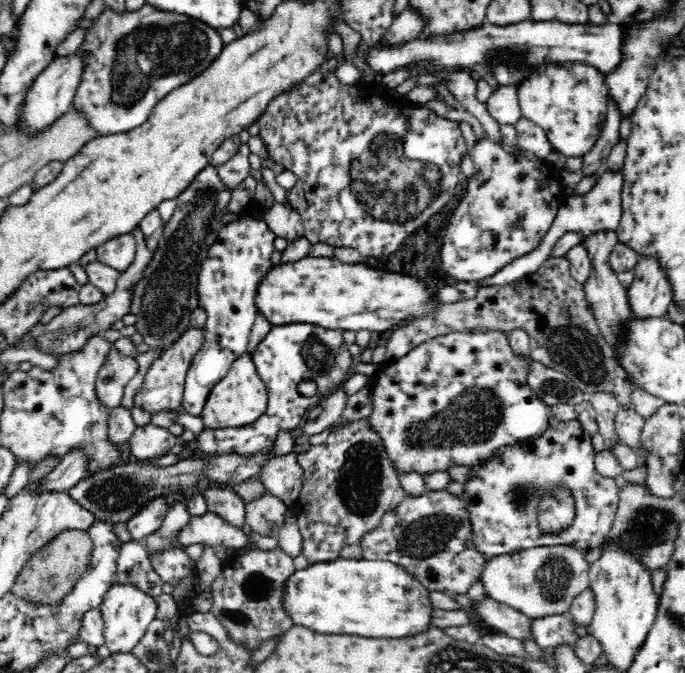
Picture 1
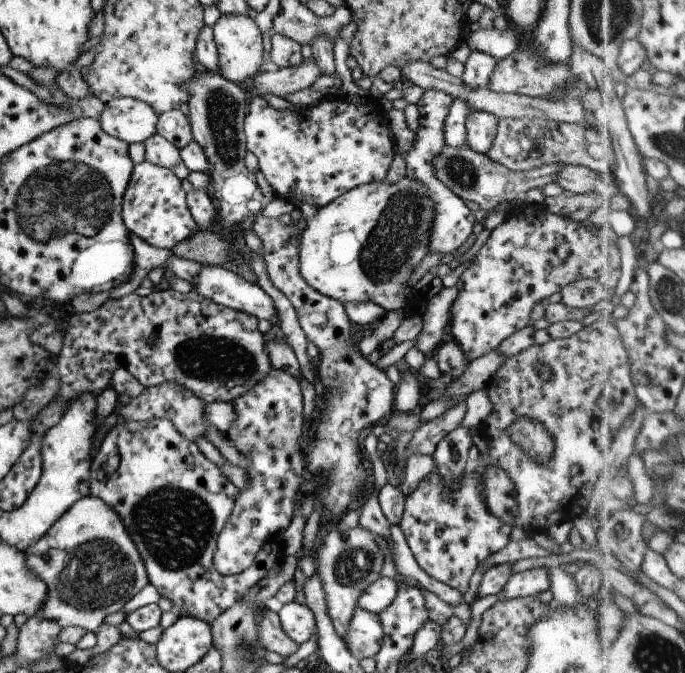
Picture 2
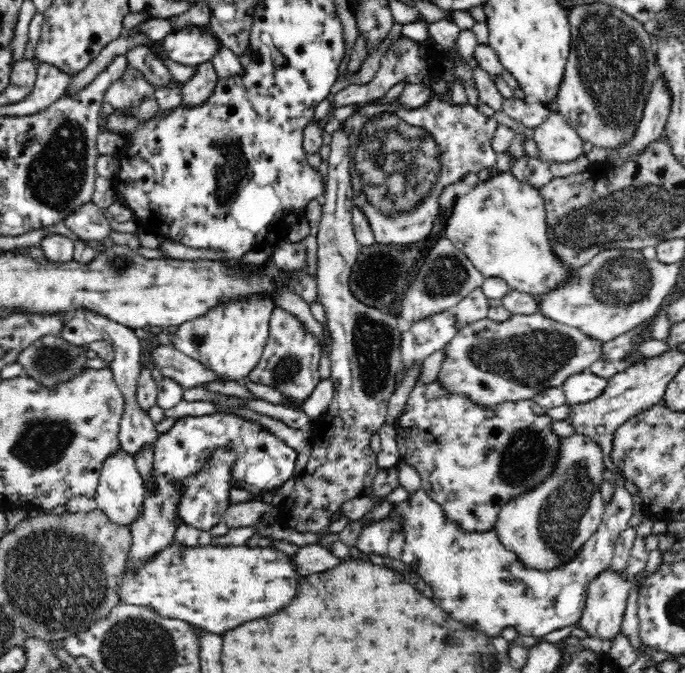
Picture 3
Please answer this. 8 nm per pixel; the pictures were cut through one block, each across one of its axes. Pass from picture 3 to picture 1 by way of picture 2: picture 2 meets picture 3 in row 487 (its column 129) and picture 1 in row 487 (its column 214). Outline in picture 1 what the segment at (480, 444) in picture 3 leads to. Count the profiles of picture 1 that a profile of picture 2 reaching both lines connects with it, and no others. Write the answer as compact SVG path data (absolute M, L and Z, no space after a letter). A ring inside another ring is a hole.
M576 418L568 422L555 422L548 430L544 430L542 436L528 438L528 441L515 443L499 451L499 454L488 458L472 468L472 478L464 484L462 499L468 503L470 522L474 546L478 552L487 558L500 556L500 554L512 554L519 550L528 550L536 546L574 546L586 553L590 548L603 546L603 538L610 530L617 513L617 500L620 490L619 480L602 476L595 465L594 448L591 442L592 435L586 432L580 421ZM558 485L564 485L570 489L576 512L574 520L566 530L560 530L558 534L544 534L537 521L537 502L544 493L551 491Z

